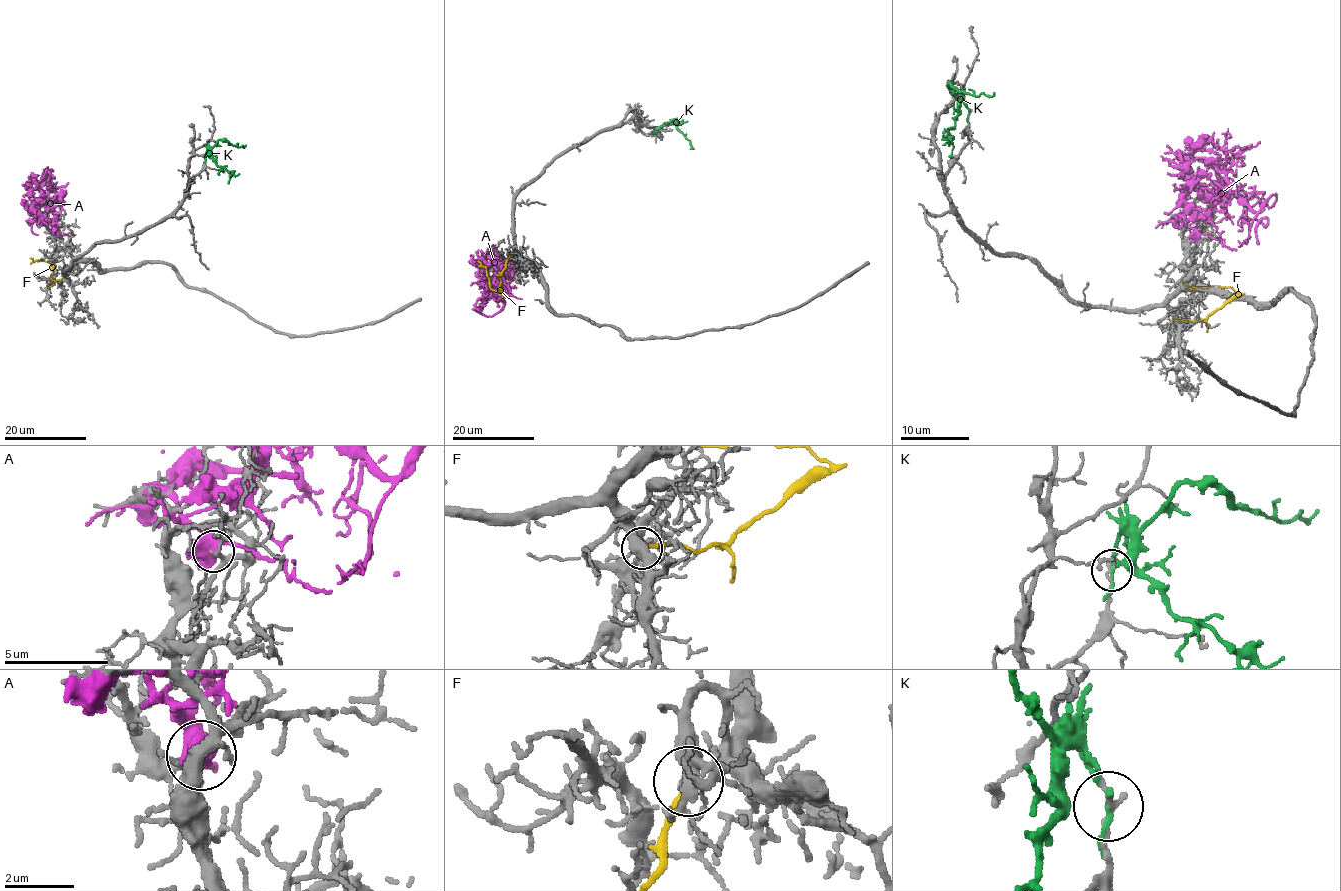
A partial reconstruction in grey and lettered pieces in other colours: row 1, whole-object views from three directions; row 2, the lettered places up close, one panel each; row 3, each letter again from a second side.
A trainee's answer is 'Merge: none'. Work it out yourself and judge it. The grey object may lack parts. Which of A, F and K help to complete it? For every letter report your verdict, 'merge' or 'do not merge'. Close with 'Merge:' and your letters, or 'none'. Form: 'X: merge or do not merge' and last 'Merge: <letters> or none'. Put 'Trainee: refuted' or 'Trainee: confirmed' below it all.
A: do not merge
F: do not merge
K: do not merge
Merge: none
Trainee: confirmed

